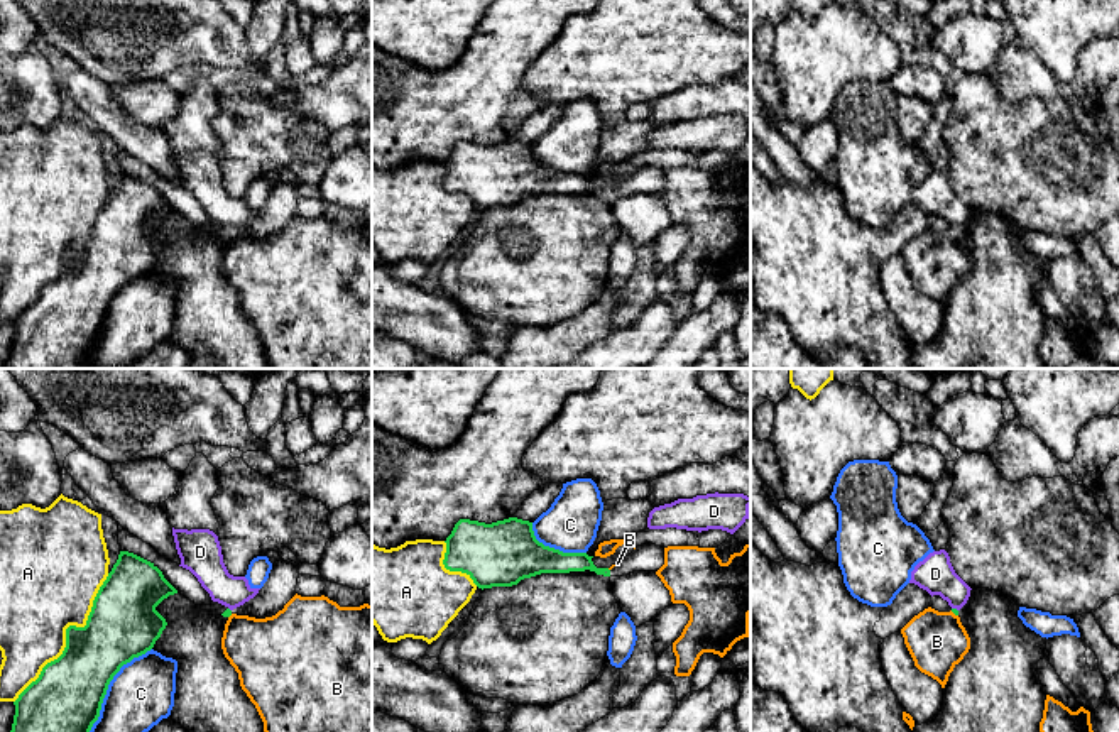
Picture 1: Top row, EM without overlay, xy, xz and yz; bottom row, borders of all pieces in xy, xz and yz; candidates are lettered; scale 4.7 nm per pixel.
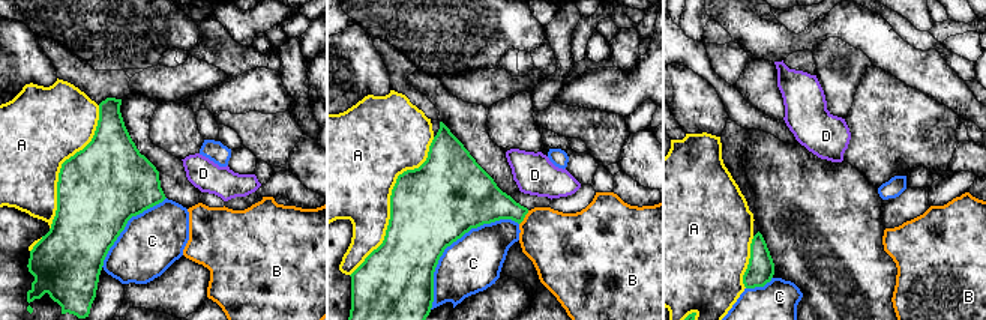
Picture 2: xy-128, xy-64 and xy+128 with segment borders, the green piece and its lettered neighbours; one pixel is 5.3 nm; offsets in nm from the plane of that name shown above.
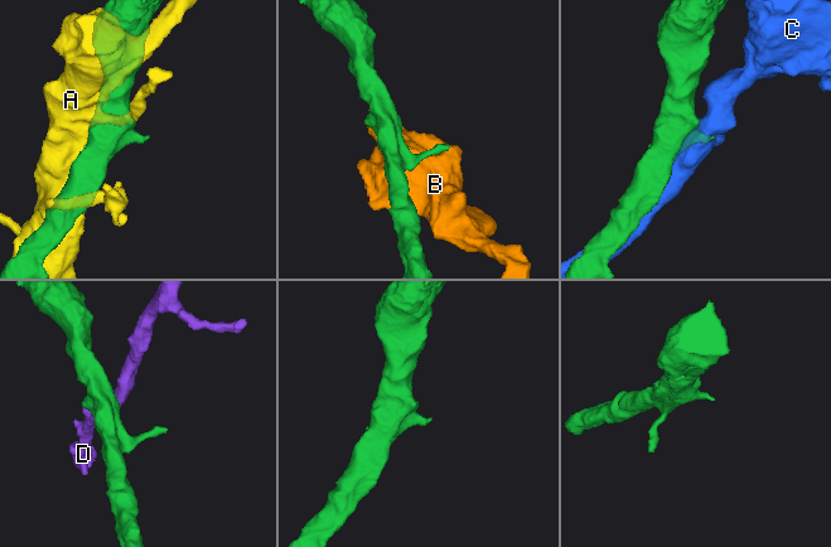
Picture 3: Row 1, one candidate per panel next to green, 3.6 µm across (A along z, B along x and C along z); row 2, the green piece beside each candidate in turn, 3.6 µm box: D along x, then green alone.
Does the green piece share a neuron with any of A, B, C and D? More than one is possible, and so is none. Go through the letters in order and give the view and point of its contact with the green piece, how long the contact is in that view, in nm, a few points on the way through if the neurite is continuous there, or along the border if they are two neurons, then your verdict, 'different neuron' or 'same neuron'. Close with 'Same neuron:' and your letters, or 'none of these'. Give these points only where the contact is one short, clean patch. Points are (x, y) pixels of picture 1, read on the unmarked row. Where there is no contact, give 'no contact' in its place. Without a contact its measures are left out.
A: meets green in xy at (66, 254); contact 750 nm long; different neuron
B: meets green in yz at (954, 234); contact 50 nm long; border along yz (950, 232), (957, 237); different neuron
C: meets green in xy at (105, 313); contact 550 nm long; different neuron
D: meets green in yz at (955, 230); contact 40 nm long; border along yz (952, 229), (957, 232); different neuron
Same neuron: none of these

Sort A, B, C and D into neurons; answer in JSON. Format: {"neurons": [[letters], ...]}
{"neurons": [["A"], ["B"], ["C"], ["D"]]}

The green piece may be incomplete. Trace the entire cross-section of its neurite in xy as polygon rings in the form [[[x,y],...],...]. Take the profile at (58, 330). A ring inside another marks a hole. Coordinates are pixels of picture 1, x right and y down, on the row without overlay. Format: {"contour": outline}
{"contour": [[[120,172],[100,208],[85,249],[66,250],[63,276],[47,284],[14,323],[15,336],[3,369],[91,369],[90,352],[100,338],[108,306],[120,289],[150,272],[166,250],[156,228],[177,211],[150,183]]]}

